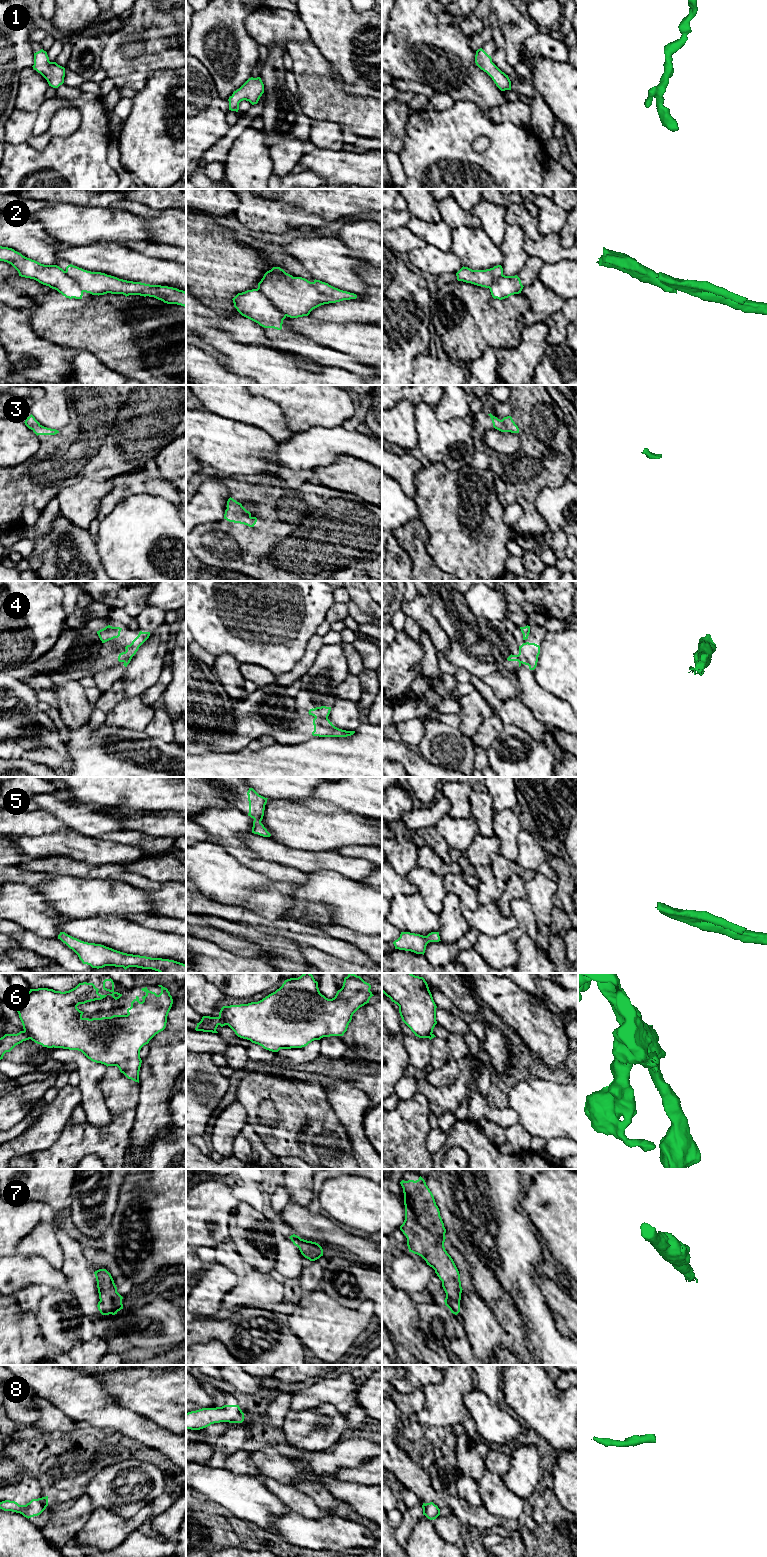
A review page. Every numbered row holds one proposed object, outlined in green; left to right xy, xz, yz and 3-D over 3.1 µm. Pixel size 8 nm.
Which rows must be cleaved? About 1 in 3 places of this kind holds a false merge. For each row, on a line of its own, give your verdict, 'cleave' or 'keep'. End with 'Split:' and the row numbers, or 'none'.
1: keep
2: cleave
3: keep
4: cleave
5: keep
6: cleave
7: keep
8: keep
Split: 2, 4, 6

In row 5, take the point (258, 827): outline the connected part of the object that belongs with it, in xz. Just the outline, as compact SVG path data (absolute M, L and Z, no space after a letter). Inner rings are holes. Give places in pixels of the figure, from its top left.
M249 788L247 795L249 801L248 816L254 819L252 833L258 834L263 837L270 837L271 834L261 823L268 798L259 795L253 788Z

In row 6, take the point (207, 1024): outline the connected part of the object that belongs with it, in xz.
M203 1016L201 1021L197 1023L195 1030L218 1033L216 1029L219 1025L221 1027L226 1025L226 1022L221 1017Z

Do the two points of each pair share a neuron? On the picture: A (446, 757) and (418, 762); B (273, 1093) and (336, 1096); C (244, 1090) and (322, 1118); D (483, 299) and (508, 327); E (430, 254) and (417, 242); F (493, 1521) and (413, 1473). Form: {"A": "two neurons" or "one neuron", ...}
{"A": "two neurons", "B": "two neurons", "C": "one neuron", "D": "one neuron", "E": "two neurons", "F": "one neuron"}

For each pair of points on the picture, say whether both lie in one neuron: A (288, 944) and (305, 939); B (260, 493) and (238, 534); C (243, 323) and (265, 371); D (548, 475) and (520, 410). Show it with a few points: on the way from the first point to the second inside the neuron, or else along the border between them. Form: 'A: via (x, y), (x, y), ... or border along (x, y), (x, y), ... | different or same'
A: border along (274, 936), (290, 938), (302, 945) | different
B: via (247, 494), (238, 503), (238, 521) | same
C: border along (242, 342), (267, 345), (275, 349) | different
D: via (536, 459), (535, 426) | same

